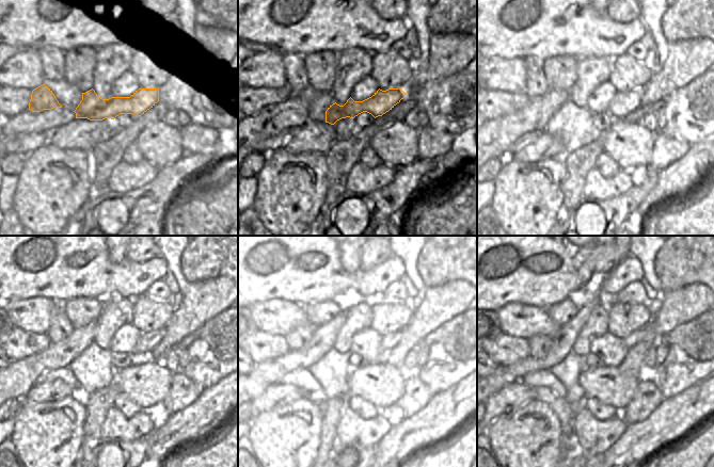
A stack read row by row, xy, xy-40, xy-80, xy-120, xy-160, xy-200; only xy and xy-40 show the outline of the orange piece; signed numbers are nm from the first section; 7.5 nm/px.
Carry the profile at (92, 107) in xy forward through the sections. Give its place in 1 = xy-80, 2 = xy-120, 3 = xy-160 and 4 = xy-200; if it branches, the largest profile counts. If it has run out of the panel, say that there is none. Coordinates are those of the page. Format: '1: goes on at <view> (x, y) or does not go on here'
1: goes on at xy-80 (622, 103)
2: goes on at xy-120 (147, 341)
3: goes on at xy-160 (389, 341)
4: goes on at xy-200 (646, 334)

